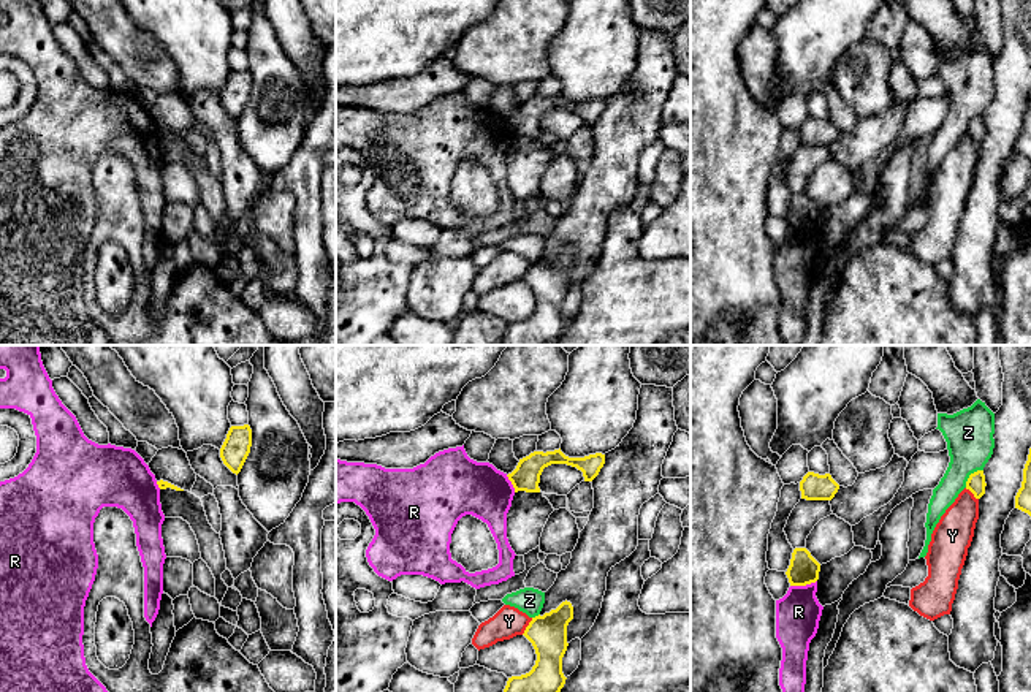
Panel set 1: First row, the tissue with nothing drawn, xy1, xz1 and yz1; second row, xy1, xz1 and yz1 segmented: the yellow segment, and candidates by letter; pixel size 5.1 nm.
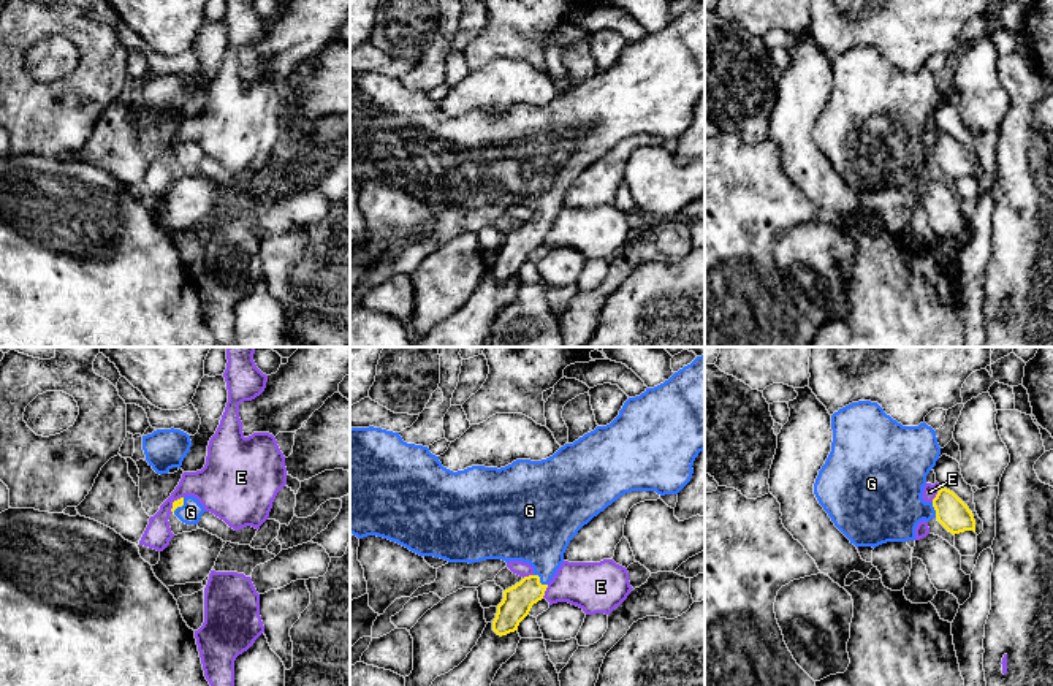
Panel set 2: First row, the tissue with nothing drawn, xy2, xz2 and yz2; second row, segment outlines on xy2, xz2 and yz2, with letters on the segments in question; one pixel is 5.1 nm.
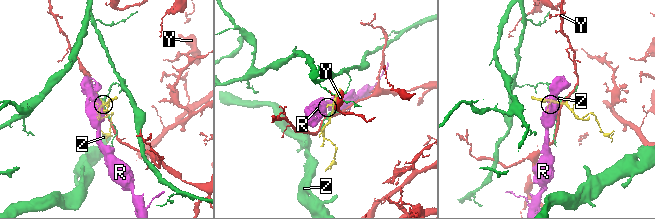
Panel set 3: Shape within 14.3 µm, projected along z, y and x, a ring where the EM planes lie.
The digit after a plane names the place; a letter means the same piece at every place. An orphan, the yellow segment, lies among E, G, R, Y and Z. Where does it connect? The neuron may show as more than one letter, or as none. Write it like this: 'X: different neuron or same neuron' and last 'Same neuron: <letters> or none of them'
E: different neuron
G: same neuron
R: different neuron
Y: different neuron
Z: different neuron
Same neuron: G

